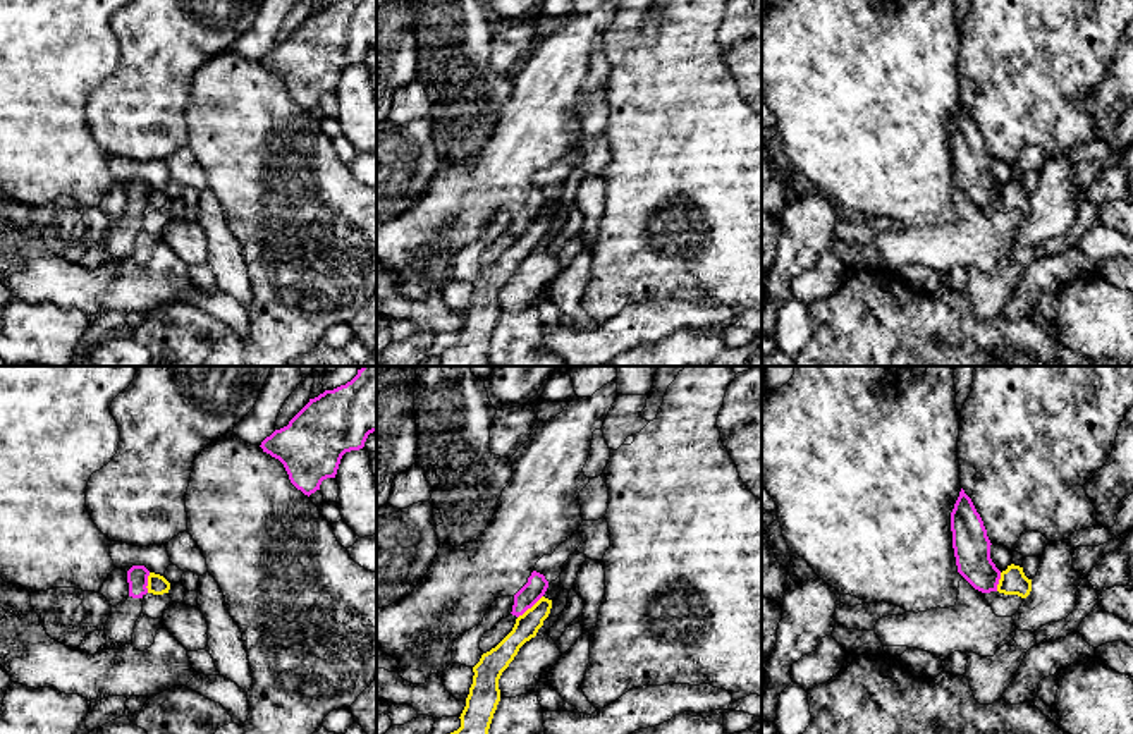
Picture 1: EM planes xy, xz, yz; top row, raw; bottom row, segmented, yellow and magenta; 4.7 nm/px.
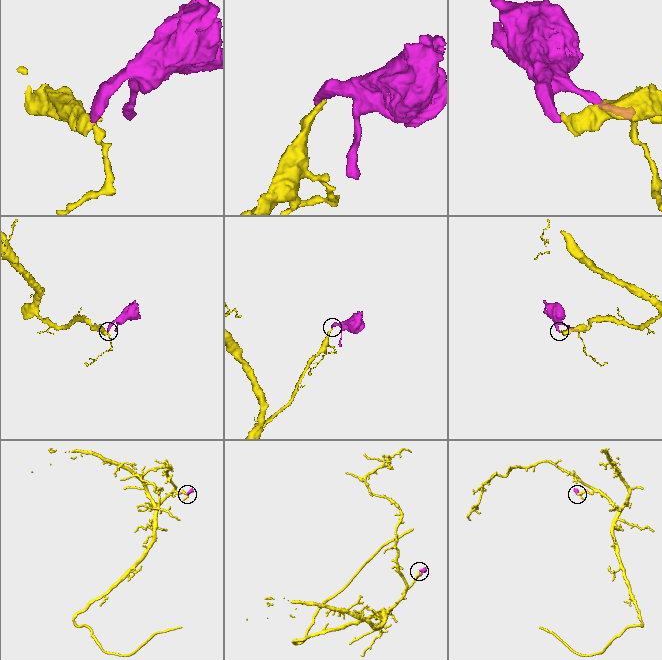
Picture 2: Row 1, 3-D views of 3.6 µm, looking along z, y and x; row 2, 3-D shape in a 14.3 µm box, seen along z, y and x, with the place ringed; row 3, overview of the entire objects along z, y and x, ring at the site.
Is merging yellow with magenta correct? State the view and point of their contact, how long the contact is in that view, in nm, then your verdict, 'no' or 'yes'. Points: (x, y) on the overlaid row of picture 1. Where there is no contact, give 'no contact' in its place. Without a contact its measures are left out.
contact xz (532, 607); length 160 nm; no

